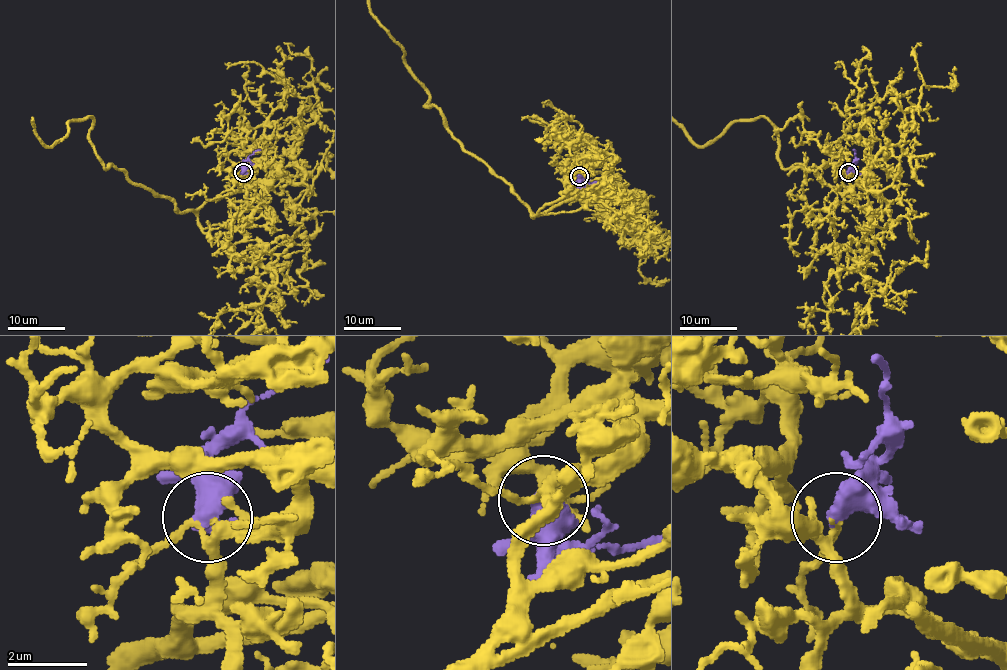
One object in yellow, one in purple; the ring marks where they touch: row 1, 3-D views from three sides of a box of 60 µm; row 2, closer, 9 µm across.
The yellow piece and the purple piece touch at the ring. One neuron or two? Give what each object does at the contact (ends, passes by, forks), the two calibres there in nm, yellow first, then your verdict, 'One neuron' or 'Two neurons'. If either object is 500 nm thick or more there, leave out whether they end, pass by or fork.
Thickness 170 nm (yellow) against 550 nm. One neuron

